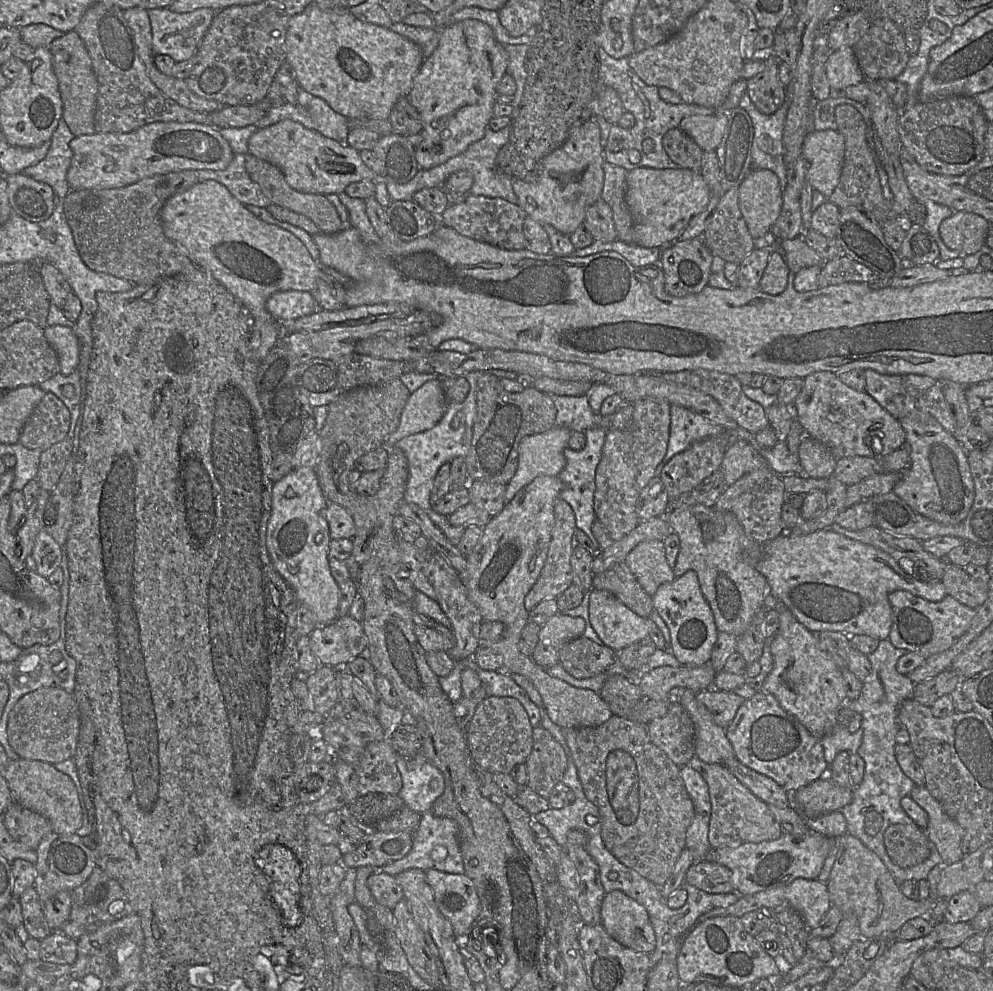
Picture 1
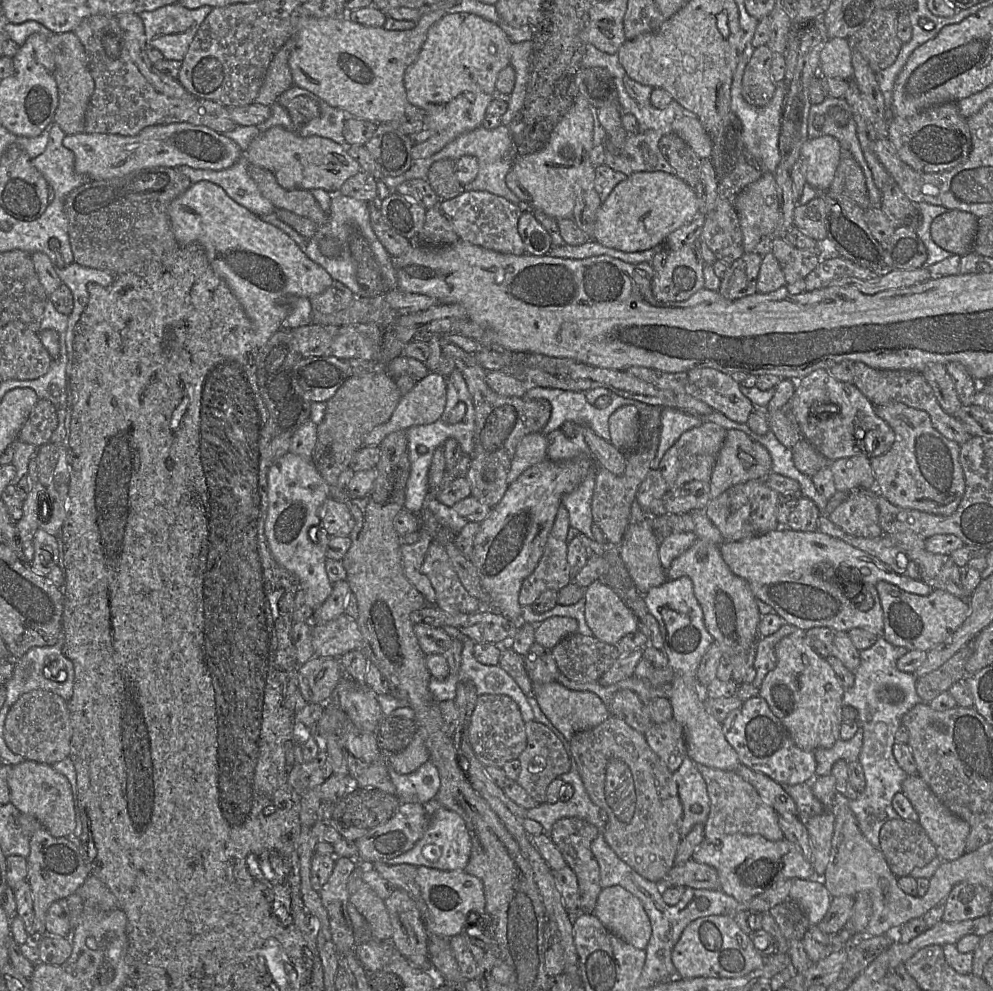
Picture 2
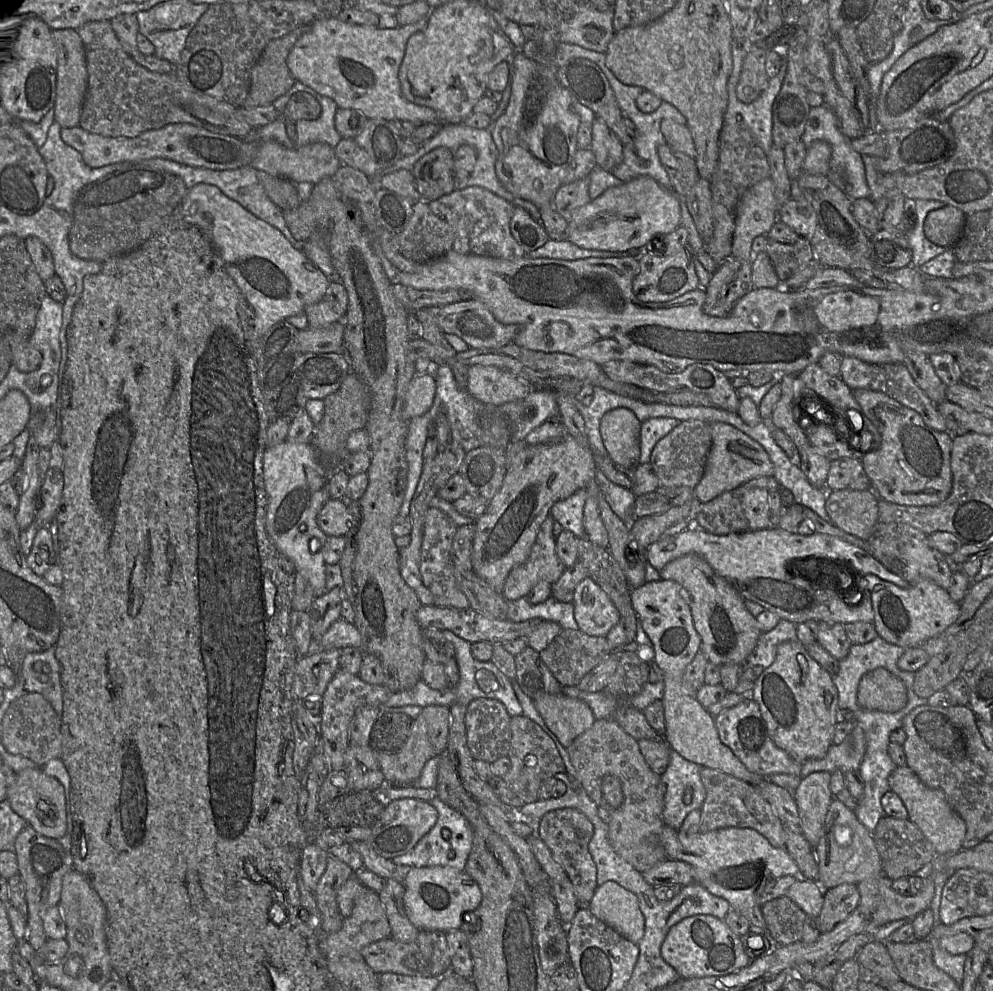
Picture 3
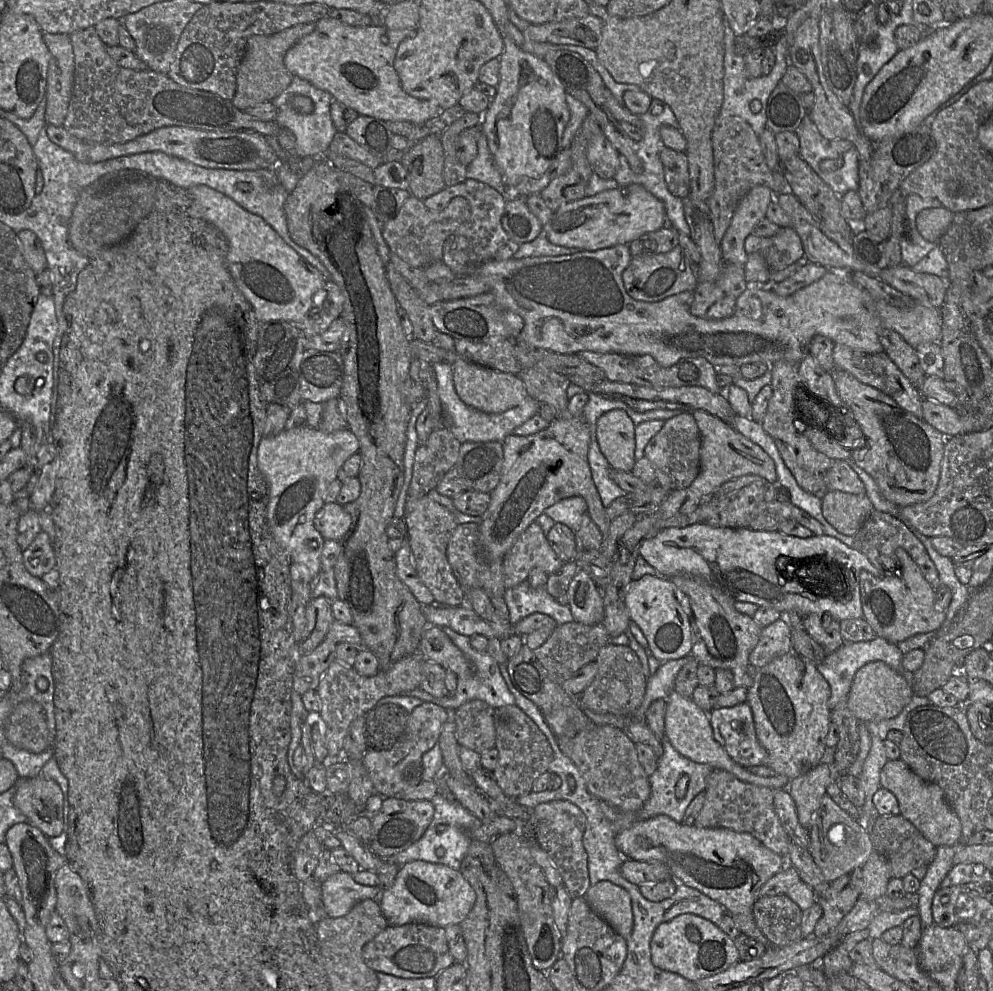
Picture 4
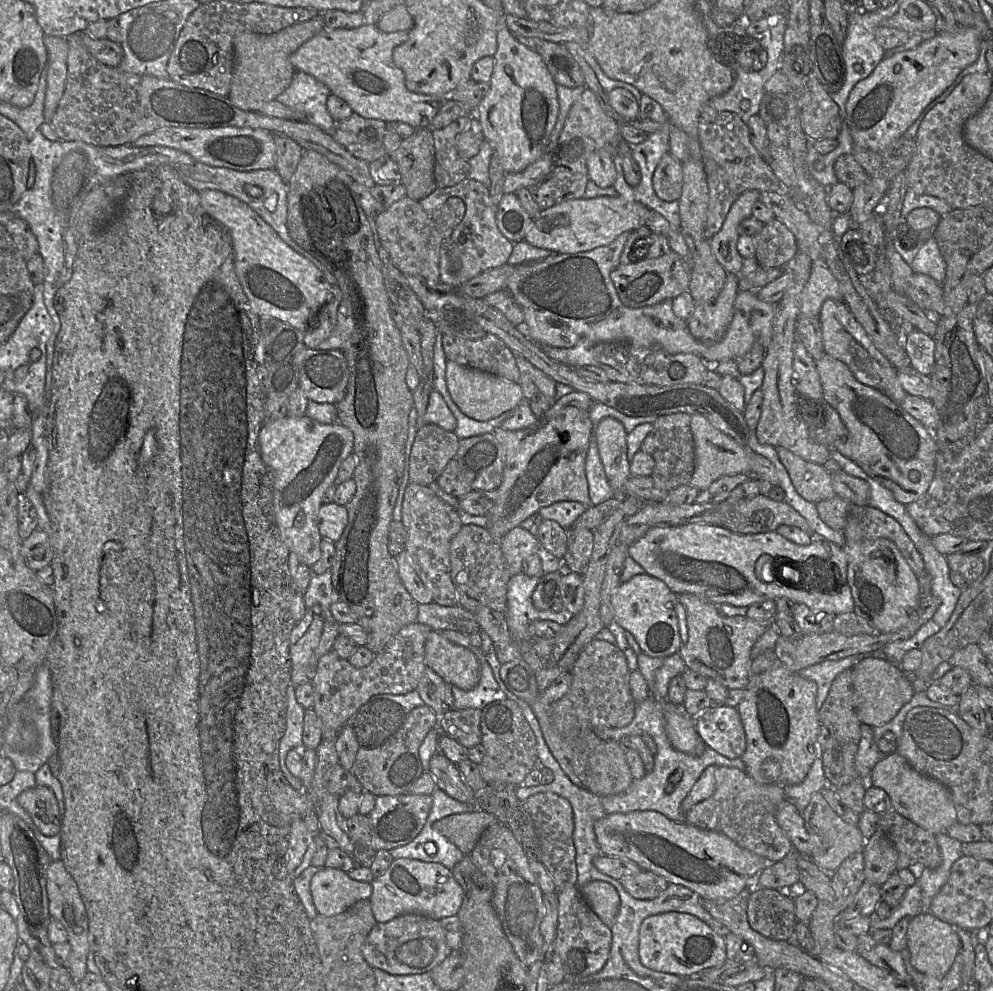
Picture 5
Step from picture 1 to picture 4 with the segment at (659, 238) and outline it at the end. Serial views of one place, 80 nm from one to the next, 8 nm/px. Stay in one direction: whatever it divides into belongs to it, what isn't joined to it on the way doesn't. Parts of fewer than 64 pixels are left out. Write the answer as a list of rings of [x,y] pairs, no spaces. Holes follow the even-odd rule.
[[[633,183],[560,206],[553,212],[550,222],[543,226],[542,234],[555,245],[597,251],[621,244],[628,245],[667,224],[663,202],[641,184]]]

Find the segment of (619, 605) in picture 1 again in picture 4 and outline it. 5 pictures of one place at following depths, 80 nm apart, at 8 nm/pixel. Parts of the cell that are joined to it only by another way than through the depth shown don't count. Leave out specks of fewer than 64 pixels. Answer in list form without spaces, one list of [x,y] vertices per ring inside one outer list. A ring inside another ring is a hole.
[[[584,571],[573,577],[566,595],[574,621],[585,625],[603,623],[603,593]]]

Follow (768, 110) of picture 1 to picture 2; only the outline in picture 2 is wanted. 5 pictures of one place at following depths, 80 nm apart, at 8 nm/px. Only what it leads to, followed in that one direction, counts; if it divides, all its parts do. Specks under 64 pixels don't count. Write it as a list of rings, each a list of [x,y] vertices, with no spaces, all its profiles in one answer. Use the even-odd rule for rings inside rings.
[[[766,45],[755,47],[745,66],[741,92],[753,106],[766,106],[775,93],[776,82],[770,74],[772,56],[773,52]]]

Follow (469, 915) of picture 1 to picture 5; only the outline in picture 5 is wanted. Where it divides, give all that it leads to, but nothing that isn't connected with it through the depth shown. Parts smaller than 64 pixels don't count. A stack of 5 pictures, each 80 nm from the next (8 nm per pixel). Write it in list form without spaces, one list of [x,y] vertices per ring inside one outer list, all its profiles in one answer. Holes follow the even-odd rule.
[[[394,859],[384,874],[375,878],[371,885],[373,892],[369,900],[374,917],[380,923],[408,913],[440,920],[457,915],[464,899],[464,891],[450,869],[440,863],[416,859]]]

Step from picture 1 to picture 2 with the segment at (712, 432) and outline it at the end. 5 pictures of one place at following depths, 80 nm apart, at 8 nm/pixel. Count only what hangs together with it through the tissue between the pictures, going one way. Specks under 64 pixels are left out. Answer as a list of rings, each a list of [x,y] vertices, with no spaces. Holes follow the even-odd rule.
[[[665,407],[661,413],[660,442],[657,454],[651,462],[651,469],[659,469],[659,463],[665,452],[687,430],[703,424],[701,416]]]

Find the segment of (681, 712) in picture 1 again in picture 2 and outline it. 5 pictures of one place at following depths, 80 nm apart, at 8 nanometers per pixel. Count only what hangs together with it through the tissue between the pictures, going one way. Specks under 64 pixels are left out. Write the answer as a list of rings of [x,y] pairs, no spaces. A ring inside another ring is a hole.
[[[674,718],[663,723],[654,723],[644,735],[650,748],[672,773],[688,757],[683,727]]]

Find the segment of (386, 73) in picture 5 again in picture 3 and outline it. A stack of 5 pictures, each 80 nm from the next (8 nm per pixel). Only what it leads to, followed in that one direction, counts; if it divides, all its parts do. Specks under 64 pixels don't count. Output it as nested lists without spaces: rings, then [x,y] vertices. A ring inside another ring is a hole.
[[[428,15],[410,25],[380,29],[377,26],[346,23],[337,18],[319,20],[298,38],[287,56],[286,64],[295,81],[331,98],[339,108],[355,110],[367,119],[404,120],[417,125],[437,123],[437,113],[433,109],[412,103],[403,95],[398,76],[408,39],[422,31],[427,22]]]

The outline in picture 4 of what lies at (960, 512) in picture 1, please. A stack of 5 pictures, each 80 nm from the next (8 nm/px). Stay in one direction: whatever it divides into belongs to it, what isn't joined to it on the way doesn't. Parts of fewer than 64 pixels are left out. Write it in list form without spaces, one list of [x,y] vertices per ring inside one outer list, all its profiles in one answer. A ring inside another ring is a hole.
[[[836,368],[831,375],[839,397],[851,412],[853,420],[866,440],[863,447],[852,450],[851,460],[868,473],[877,483],[882,495],[897,506],[904,507],[929,500],[934,495],[939,482],[946,436],[901,408],[880,390],[859,382],[850,373]]]

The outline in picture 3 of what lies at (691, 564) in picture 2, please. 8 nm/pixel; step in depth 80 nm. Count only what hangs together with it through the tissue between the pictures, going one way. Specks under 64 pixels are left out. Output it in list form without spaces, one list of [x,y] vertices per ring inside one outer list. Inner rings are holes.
[[[689,553],[669,562],[659,570],[660,579],[680,584],[689,604],[693,624],[701,638],[700,651],[709,663],[742,665],[755,648],[761,634],[756,617],[745,606],[745,599],[725,578],[719,576],[701,556]]]

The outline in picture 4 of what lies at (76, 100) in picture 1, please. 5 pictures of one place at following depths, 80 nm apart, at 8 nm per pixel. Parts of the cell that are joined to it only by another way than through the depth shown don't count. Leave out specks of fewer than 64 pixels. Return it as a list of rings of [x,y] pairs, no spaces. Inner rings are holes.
[[[44,32],[43,40],[50,52],[45,120],[47,124],[62,126],[74,85],[73,47],[68,34]]]

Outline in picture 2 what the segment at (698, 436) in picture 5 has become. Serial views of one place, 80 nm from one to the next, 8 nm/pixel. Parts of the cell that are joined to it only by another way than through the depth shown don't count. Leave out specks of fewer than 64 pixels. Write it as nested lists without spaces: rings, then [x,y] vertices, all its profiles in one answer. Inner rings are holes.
[[[726,430],[725,440],[711,474],[710,495],[714,499],[728,488],[771,472],[771,457],[758,442],[740,430]]]

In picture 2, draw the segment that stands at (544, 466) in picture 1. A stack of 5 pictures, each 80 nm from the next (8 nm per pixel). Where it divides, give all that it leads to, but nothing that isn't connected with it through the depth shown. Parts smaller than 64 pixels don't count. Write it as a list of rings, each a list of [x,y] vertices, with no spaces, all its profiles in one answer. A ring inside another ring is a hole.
[[[542,431],[525,435],[517,444],[507,474],[507,484],[514,482],[526,469],[547,457],[548,439]]]

